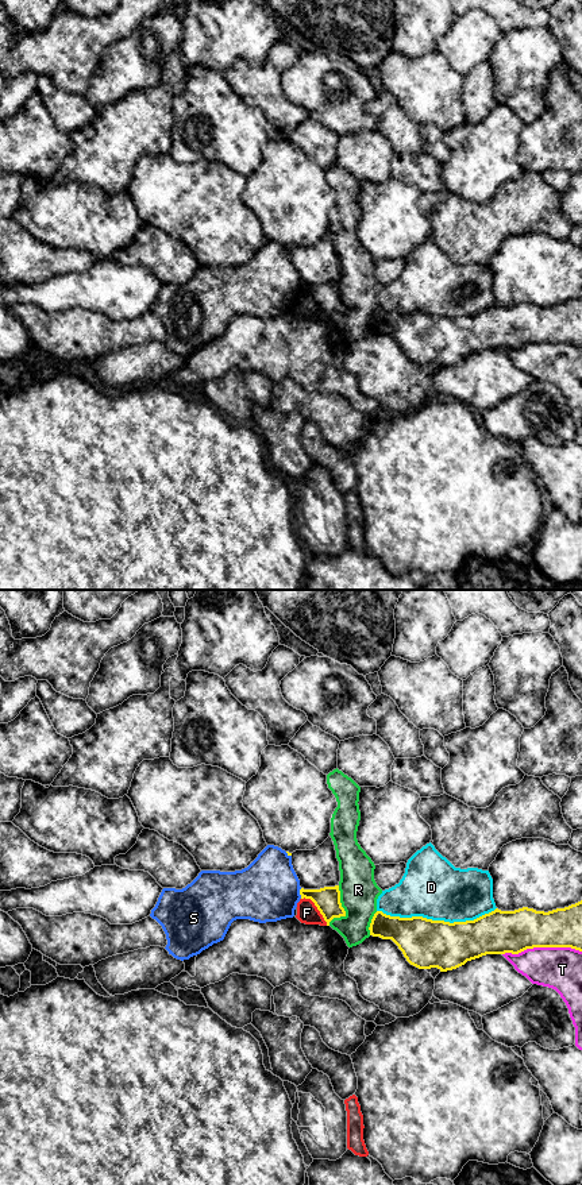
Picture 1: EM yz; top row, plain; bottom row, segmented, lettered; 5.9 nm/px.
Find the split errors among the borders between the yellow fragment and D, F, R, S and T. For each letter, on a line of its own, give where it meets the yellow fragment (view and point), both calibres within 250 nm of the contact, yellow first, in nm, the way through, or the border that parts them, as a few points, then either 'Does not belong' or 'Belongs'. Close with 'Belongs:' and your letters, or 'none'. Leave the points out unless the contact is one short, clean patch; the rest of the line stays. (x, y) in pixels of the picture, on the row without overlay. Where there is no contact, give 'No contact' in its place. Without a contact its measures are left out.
D: Touches yellow at yz (436, 316). Thickness 300 nm (yellow) against 360 nm. Does not belong
F: Touches yellow at yz (318, 304). Thickness 150 nm (yellow) against 130 nm. Boundary: yz (301, 293), (308, 293), (313, 298), (327, 320). Does not belong
R: Touches yellow at yz (343, 304). Thickness 150 nm (yellow) against 220 nm. Does not belong
S: Touches yellow at yz (300, 289). Thickness 150 nm (yellow) against 380 nm. Does not belong
T: Touches yellow at yz (542, 342). Thickness 260 nm (yellow) against 260 nm. Does not belong
Belongs: none

